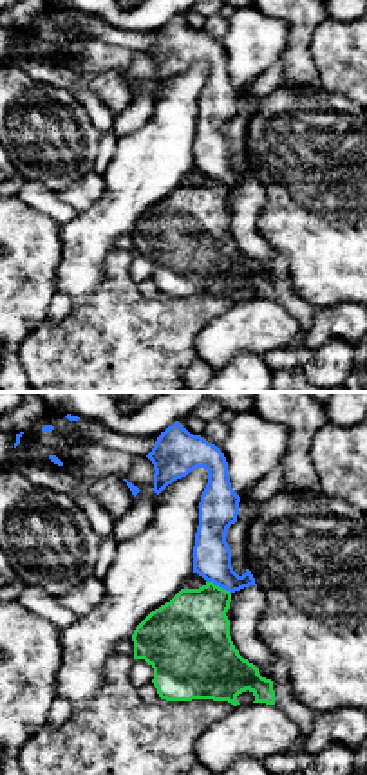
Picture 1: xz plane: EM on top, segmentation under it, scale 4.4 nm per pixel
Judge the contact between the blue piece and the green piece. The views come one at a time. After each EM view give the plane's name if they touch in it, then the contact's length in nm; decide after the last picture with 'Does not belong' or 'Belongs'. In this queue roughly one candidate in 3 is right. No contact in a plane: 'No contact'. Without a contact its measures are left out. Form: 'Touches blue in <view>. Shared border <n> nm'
Touches blue in xz. Shared border 130 nm

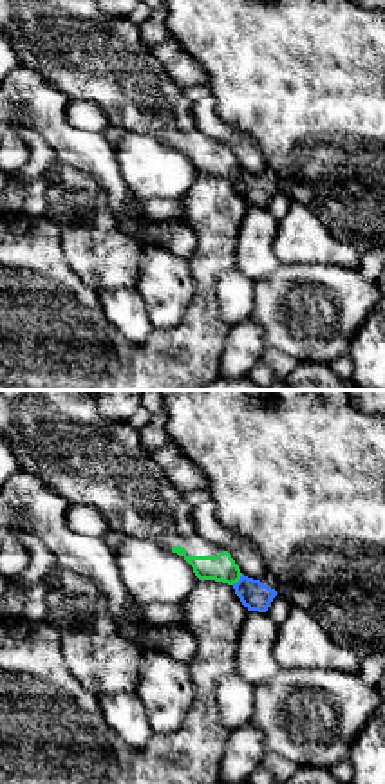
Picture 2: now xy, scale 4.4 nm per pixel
Touches blue in xy. Shared border 70 nm

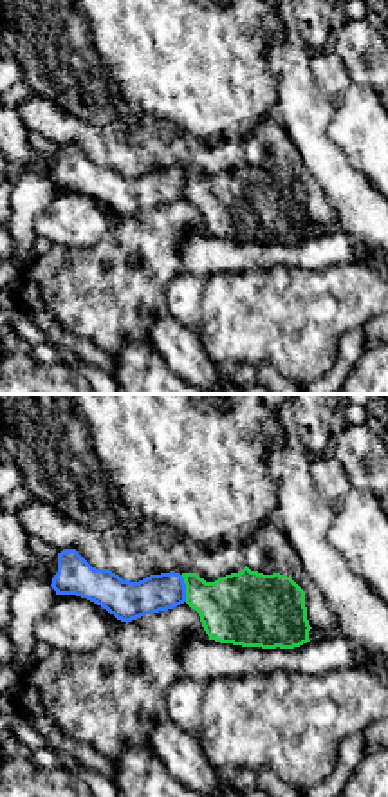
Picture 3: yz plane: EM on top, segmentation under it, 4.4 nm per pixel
Touches blue in yz. Shared border 120 nm

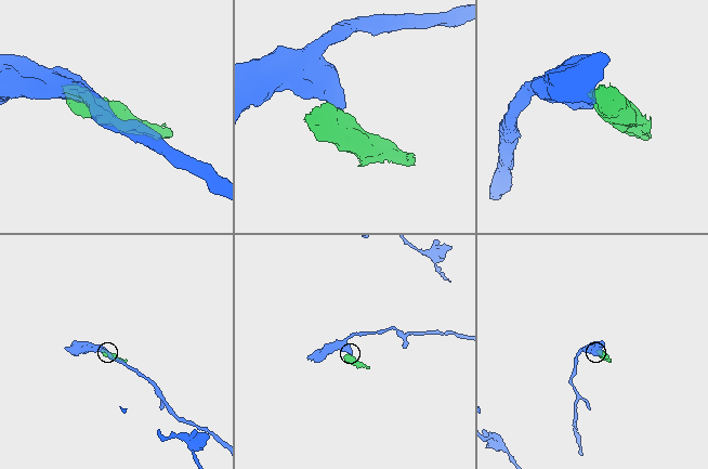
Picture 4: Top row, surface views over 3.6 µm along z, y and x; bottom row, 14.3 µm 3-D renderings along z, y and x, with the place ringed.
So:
Does not belong

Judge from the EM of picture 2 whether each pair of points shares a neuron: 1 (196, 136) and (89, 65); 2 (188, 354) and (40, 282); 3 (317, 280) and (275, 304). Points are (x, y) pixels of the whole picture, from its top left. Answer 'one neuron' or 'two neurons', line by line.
1: one neuron
2: one neuron
3: one neuron

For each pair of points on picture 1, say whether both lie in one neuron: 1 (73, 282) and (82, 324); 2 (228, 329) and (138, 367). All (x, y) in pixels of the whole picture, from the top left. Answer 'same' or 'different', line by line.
1: different
2: different

